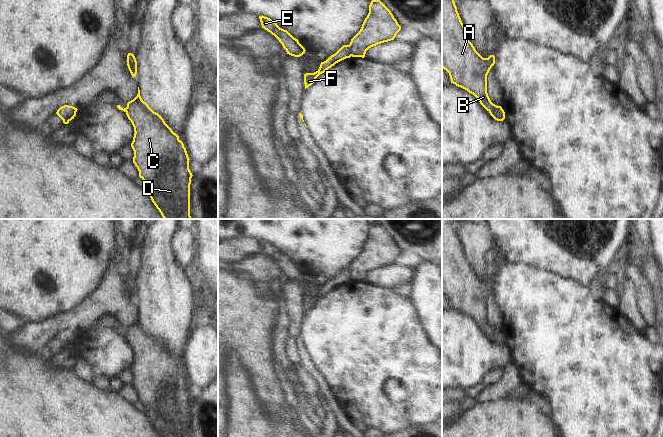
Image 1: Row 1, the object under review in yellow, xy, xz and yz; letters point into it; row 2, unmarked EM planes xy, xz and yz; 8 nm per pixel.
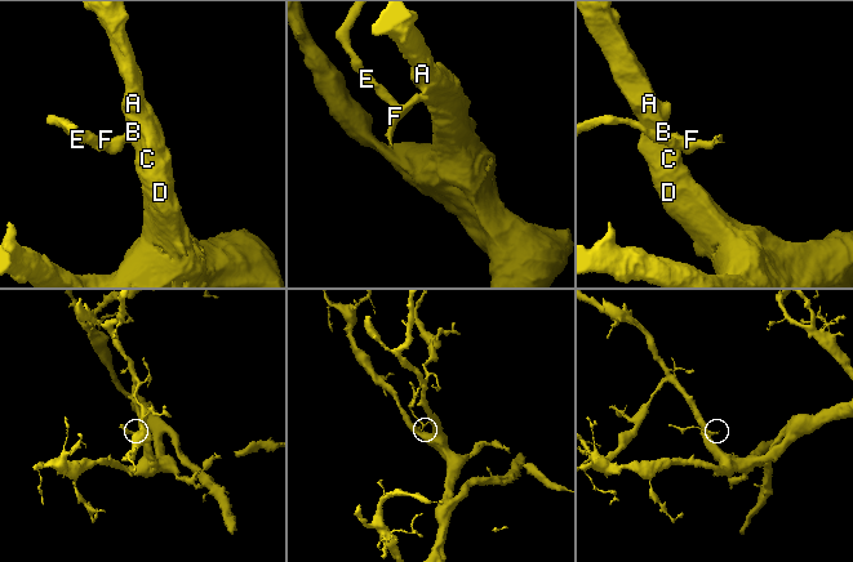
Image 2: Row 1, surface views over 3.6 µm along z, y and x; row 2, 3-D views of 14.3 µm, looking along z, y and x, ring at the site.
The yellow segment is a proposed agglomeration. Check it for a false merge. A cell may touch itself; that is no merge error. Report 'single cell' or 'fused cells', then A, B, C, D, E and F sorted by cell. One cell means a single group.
fused cells; groups A B C D / E F

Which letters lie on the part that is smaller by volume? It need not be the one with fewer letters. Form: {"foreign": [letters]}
{"foreign": ["E", "F"]}

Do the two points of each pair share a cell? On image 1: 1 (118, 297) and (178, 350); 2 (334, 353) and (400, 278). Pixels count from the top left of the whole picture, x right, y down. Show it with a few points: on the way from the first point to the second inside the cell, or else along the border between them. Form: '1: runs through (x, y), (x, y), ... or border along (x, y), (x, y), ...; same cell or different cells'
1: border along (134, 302), (139, 310); different cells
2: border along (369, 283), (393, 289); different cells

